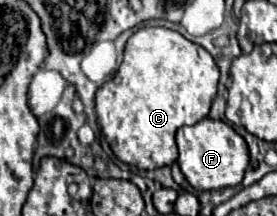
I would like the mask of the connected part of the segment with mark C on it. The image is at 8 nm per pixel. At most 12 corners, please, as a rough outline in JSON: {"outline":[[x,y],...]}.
{"outline":[[166,27],[138,29],[96,93],[114,155],[178,159],[220,71]]}

